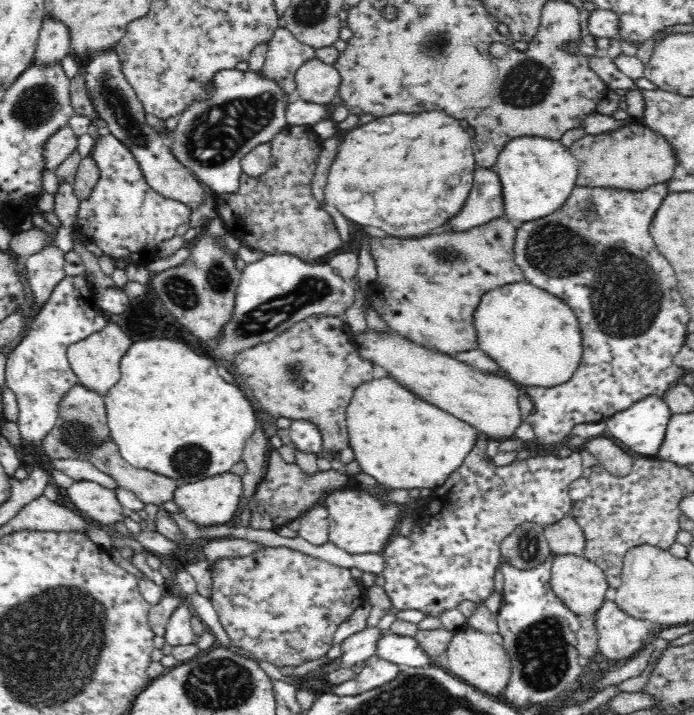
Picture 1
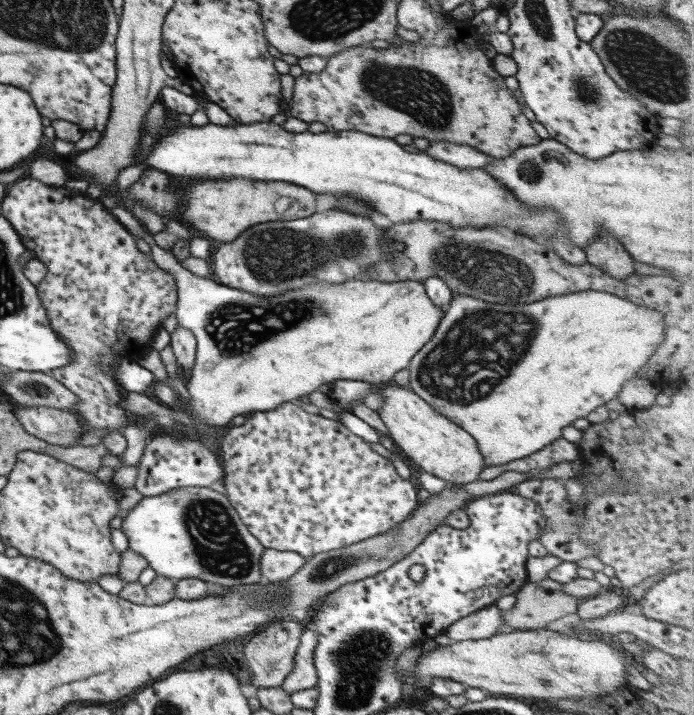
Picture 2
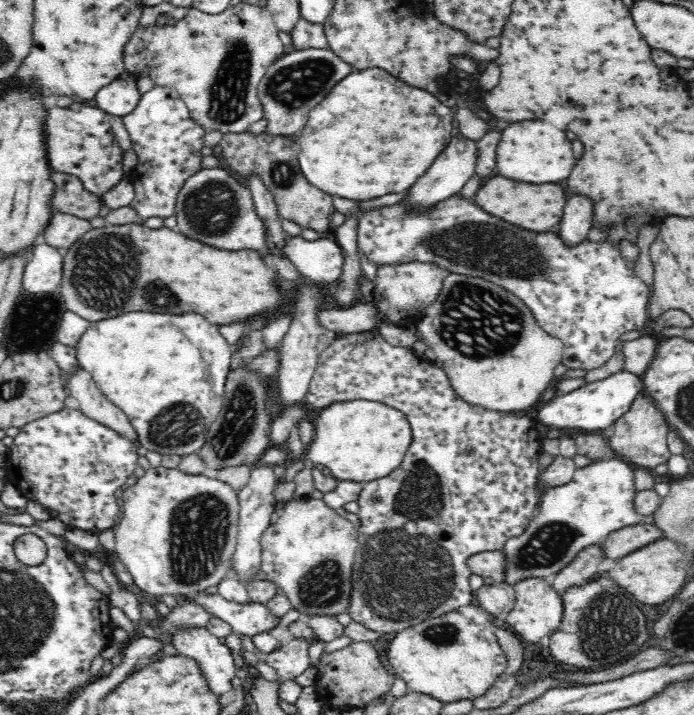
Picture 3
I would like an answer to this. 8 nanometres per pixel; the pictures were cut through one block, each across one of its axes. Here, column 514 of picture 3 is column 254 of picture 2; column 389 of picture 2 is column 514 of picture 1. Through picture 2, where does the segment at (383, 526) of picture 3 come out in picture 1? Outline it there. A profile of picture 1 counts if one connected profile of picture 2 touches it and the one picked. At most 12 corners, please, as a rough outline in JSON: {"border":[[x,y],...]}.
{"border":[[477,436],[380,552],[396,610],[495,591],[501,542],[571,514],[578,452],[508,466]]}

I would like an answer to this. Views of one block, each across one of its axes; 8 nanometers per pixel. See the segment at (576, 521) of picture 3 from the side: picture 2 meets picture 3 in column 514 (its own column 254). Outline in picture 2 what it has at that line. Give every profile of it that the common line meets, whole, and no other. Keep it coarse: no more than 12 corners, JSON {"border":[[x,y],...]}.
{"border":[[209,487],[144,496],[129,548],[160,576],[261,582],[264,545]]}

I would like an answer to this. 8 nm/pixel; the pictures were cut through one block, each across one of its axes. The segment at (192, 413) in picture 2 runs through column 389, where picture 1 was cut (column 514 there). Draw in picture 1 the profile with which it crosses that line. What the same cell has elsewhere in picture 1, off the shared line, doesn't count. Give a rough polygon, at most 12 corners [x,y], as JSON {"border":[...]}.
{"border":[[518,281],[474,309],[478,349],[522,389],[570,380],[582,331]]}

